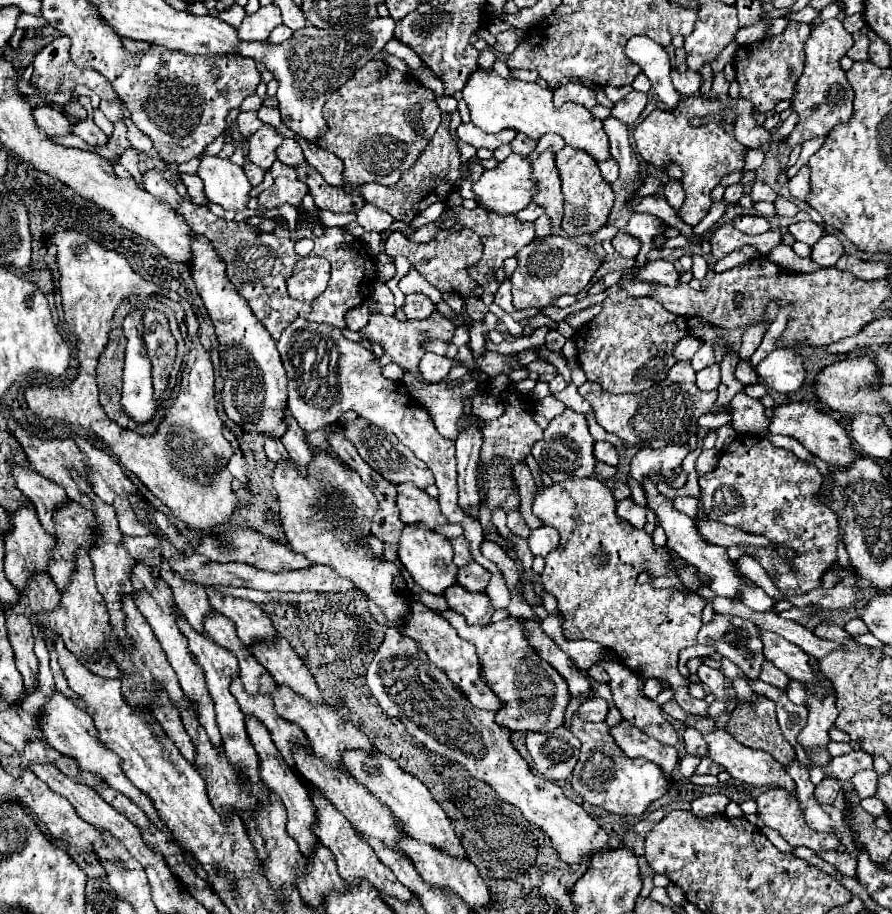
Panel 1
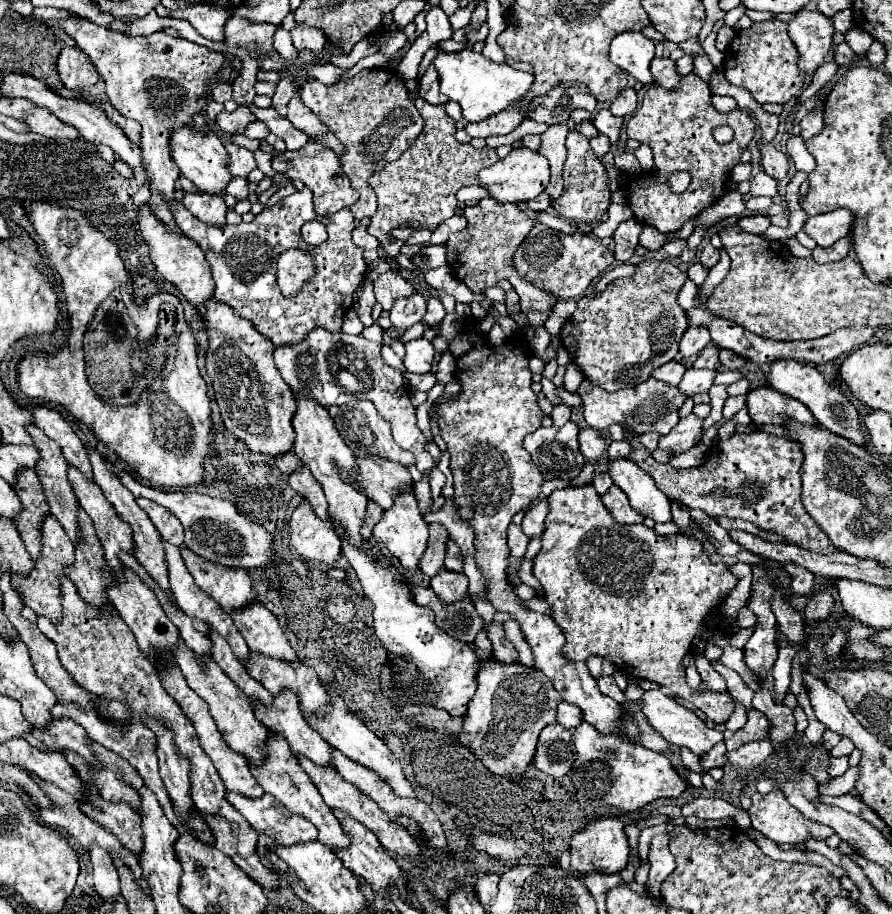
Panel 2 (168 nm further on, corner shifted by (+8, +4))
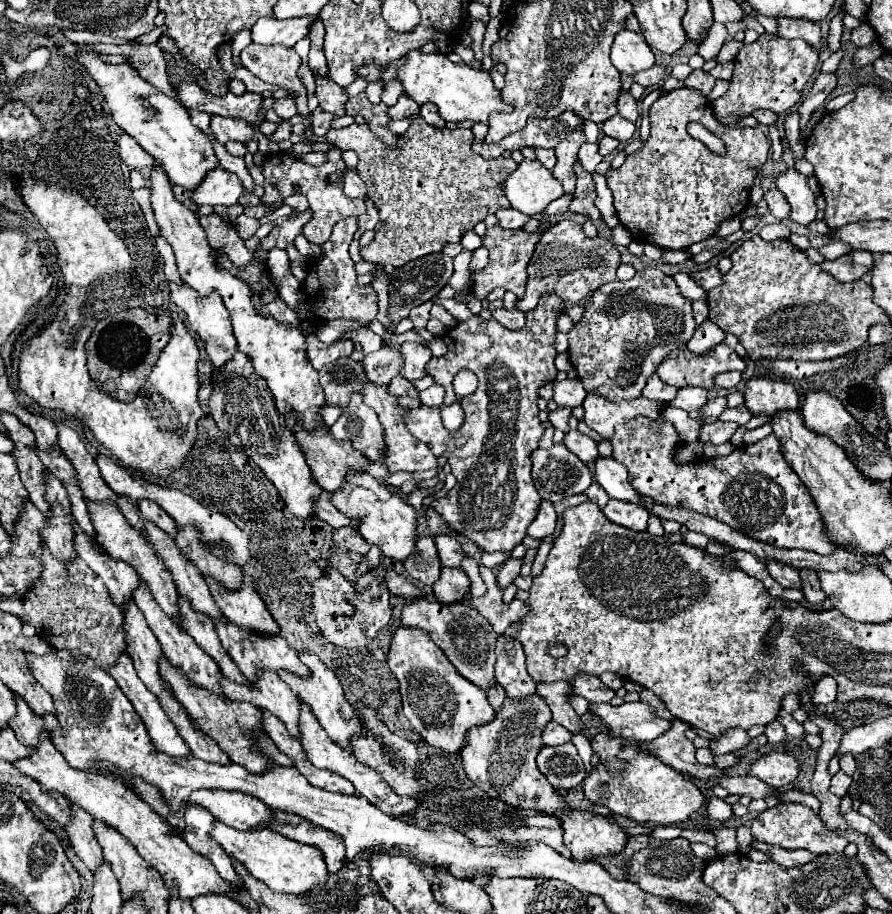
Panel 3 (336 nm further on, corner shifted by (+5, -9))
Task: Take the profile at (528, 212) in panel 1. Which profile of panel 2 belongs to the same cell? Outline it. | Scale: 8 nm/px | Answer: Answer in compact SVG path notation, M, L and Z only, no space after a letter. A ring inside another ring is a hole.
M542 192L542 194L538 194L536 198L532 198L530 202L526 202L526 206L528 206L530 210L544 212L544 210L548 210L548 208L550 208L550 198L546 196L546 192Z

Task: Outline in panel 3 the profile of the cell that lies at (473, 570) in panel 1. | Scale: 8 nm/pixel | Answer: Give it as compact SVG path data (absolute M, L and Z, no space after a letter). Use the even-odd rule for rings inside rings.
M437 535L435 537L439 559L443 567L459 567L465 553L461 549L461 543L453 535Z

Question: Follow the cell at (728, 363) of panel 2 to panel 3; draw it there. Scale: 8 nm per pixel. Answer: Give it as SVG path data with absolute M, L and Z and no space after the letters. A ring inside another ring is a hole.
M725 343L715 345L707 353L695 355L687 347L681 347L659 363L657 375L661 381L673 387L703 387L707 381L713 381L715 375L727 371L745 371L745 361Z

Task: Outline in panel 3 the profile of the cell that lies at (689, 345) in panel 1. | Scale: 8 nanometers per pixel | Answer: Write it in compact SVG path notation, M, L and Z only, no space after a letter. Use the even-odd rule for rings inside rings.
M705 321L701 325L697 325L691 341L687 343L687 347L693 351L693 353L703 353L703 351L709 351L713 345L721 343L725 339L725 331L715 325L713 321Z

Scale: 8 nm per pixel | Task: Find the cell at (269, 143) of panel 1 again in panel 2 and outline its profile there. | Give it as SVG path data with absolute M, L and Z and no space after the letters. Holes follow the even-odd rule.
M226 144L230 154L230 172L232 176L248 176L256 168L254 152L248 148L238 148L236 144Z

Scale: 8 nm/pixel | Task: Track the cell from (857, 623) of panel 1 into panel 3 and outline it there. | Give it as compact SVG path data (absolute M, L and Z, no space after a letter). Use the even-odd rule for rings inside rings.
M823 677L811 691L811 703L813 705L829 705L835 701L835 687L831 677Z

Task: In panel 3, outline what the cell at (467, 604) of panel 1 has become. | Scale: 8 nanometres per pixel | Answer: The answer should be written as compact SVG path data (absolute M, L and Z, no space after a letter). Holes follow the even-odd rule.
M449 567L441 569L441 575L433 585L435 597L443 605L461 601L467 589L469 589L469 577L461 569L449 569Z

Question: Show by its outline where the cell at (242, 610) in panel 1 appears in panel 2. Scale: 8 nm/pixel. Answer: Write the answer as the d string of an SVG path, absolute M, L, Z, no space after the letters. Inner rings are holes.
M182 546L180 550L198 588L208 596L212 596L224 612L232 614L236 610L250 606L256 600L246 570L222 568L220 564L202 560L202 556L196 556L186 546Z

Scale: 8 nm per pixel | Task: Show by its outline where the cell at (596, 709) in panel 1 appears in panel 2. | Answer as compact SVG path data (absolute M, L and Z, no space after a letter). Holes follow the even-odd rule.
M560 702L556 718L558 718L558 724L562 724L564 728L576 728L584 716L582 716L582 710L576 704Z

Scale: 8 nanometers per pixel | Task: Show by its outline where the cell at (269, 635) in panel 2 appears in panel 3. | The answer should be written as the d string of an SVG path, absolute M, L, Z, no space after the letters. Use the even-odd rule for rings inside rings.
M205 575L205 581L209 585L209 591L221 609L221 613L235 625L255 629L257 633L269 633L279 635L279 625L267 611L263 599L257 595L257 591L245 583L237 591L229 591L221 587L211 575Z

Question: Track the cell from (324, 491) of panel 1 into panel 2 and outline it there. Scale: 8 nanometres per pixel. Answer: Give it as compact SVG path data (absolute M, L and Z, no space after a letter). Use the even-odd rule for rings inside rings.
M308 500L294 510L288 520L290 546L308 564L334 564L342 558L340 542L330 520L322 520L314 514Z

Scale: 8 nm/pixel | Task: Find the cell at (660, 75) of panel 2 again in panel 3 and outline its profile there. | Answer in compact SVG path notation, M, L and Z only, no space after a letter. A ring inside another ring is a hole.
M653 65L653 67L645 69L645 71L635 73L633 75L633 81L637 81L643 87L655 87L655 85L659 85L663 81L663 77L665 77L665 67Z

